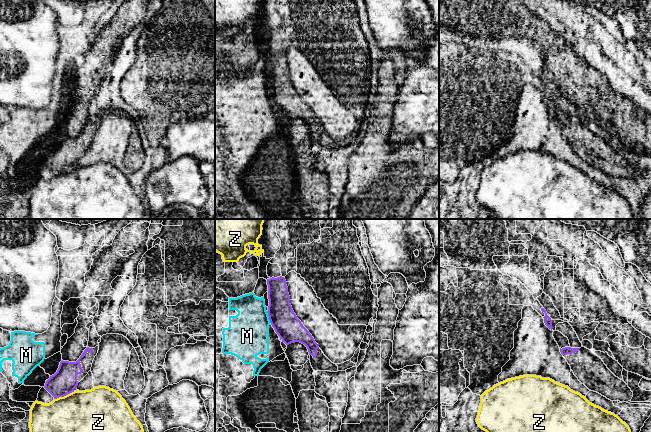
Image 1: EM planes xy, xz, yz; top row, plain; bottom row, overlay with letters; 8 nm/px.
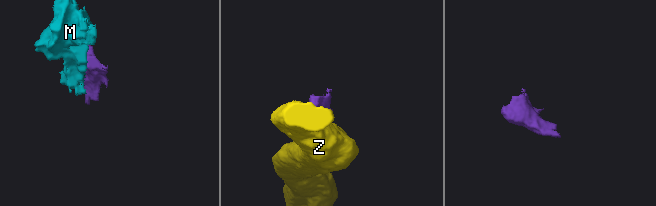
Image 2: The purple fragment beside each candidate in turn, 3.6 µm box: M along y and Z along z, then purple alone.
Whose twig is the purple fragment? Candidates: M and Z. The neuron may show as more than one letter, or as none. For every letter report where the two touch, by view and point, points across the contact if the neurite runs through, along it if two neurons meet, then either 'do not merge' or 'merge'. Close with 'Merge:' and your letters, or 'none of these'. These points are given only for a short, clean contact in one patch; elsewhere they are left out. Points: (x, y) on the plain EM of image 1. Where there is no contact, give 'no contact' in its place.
M: contact xz (269, 93); border xz (266, 87), (270, 98); do not merge
Z: contact xy (64, 171); do not merge
Merge: none of these

